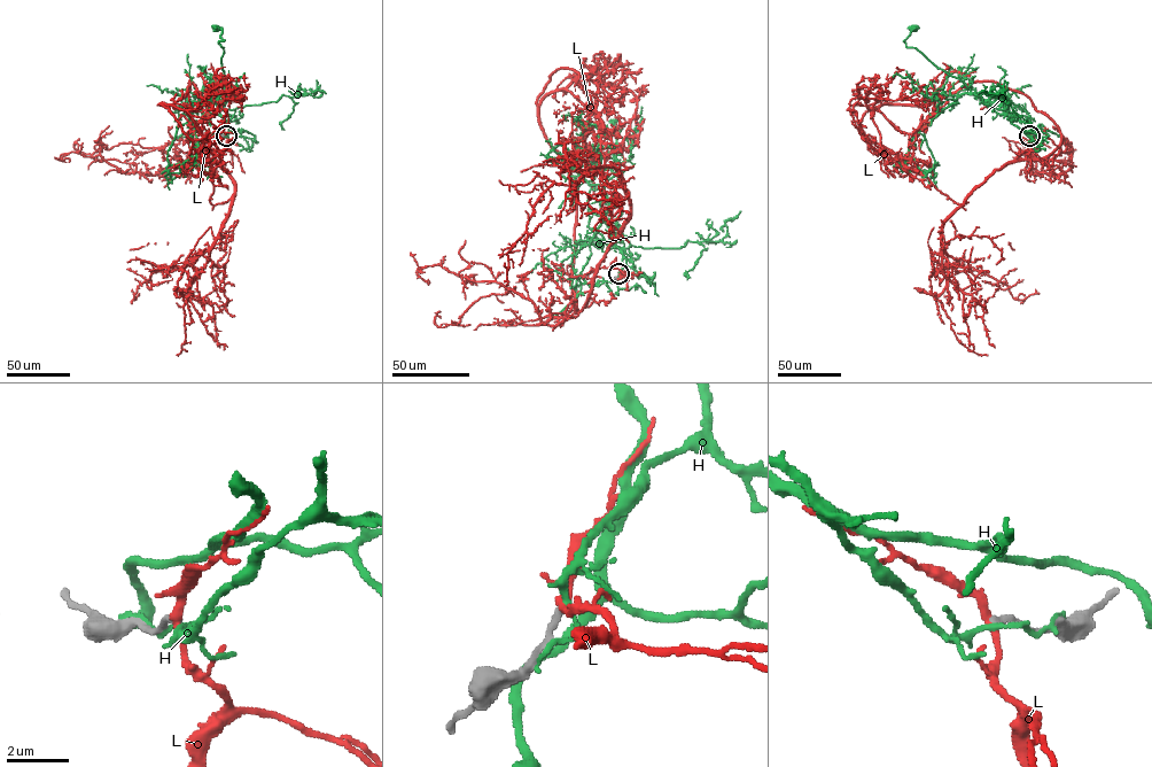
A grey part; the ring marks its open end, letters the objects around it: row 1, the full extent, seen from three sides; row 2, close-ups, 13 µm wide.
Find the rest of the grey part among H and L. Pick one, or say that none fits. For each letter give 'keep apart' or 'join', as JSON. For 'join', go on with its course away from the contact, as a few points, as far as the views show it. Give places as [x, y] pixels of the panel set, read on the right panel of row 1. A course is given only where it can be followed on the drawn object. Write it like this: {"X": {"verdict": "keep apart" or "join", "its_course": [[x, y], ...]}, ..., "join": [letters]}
{"H": {"verdict": "keep apart"}, "L": {"verdict": "keep apart"}, "join": []}

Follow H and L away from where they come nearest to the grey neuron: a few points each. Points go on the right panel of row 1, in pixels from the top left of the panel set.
H: (1029, 136), (970, 94), (959, 79), (905, 46), (904, 40), (915, 28)
L: (1029, 136), (1026, 156), (996, 169), (962, 204), (880, 142), (872, 111), (911, 133), (936, 98), (975, 71)

